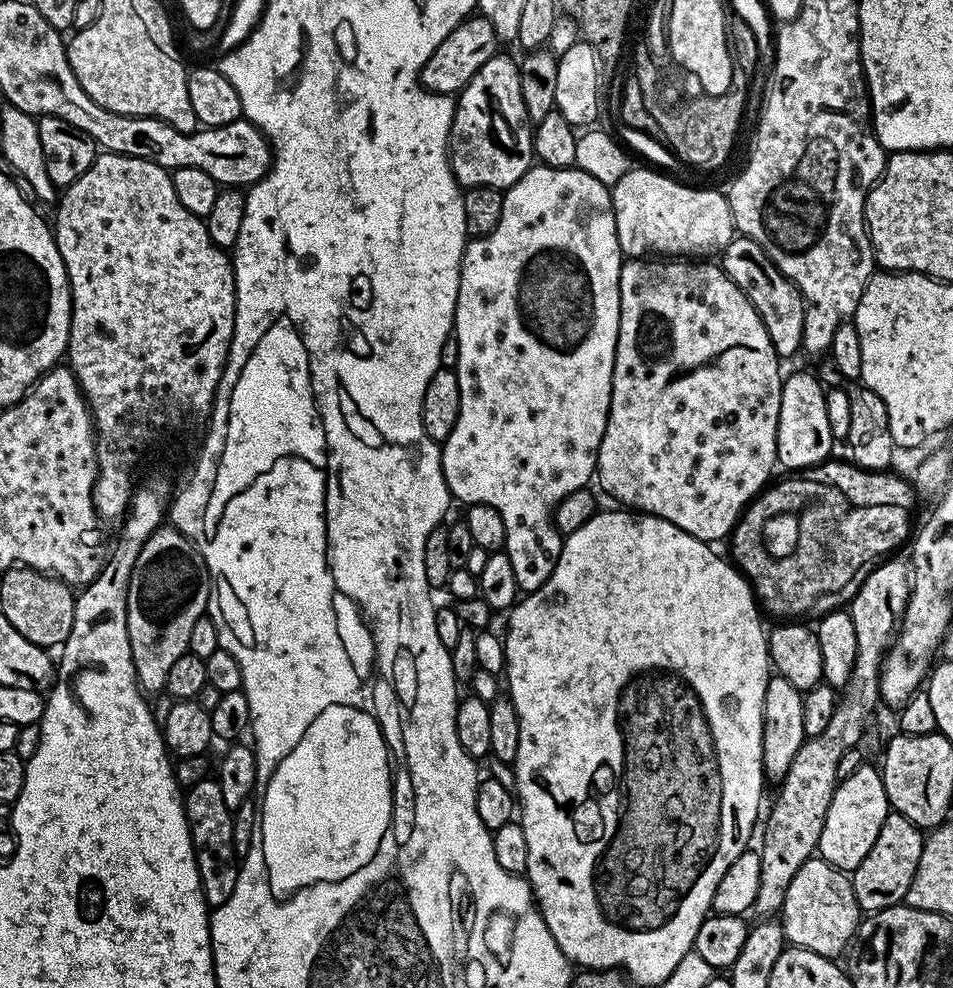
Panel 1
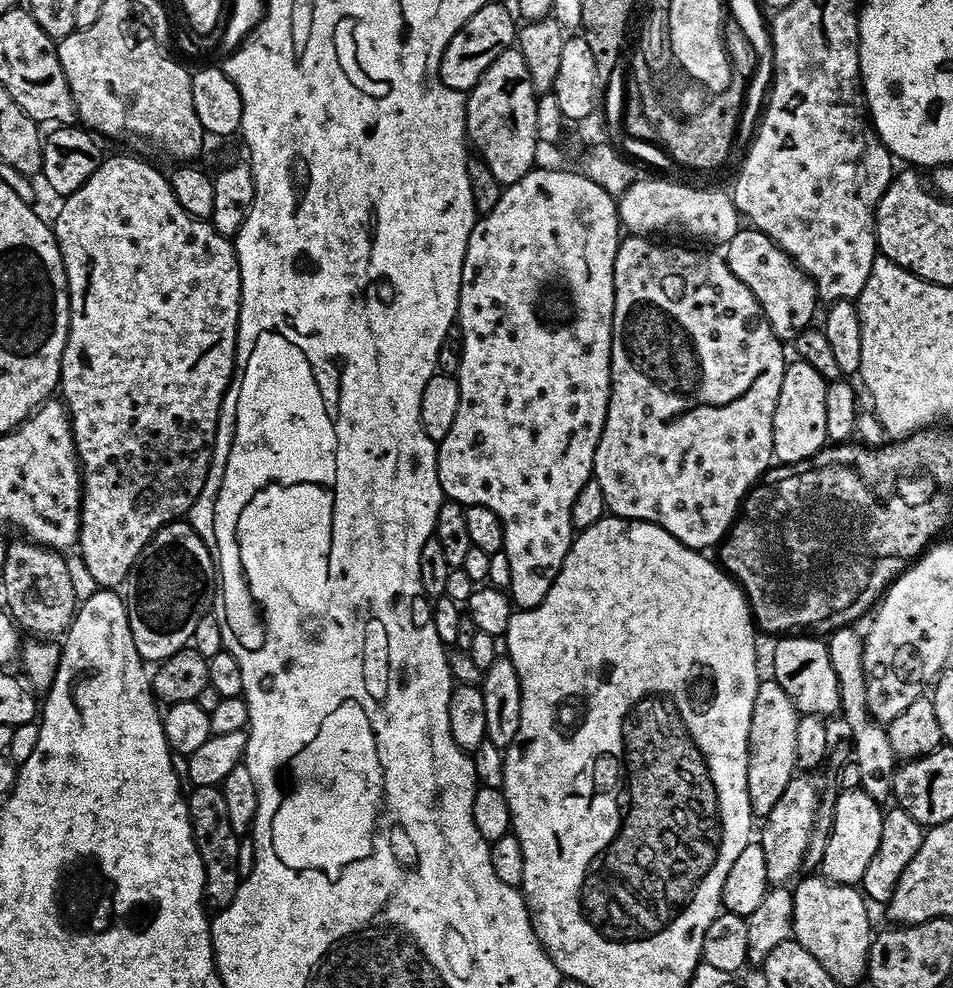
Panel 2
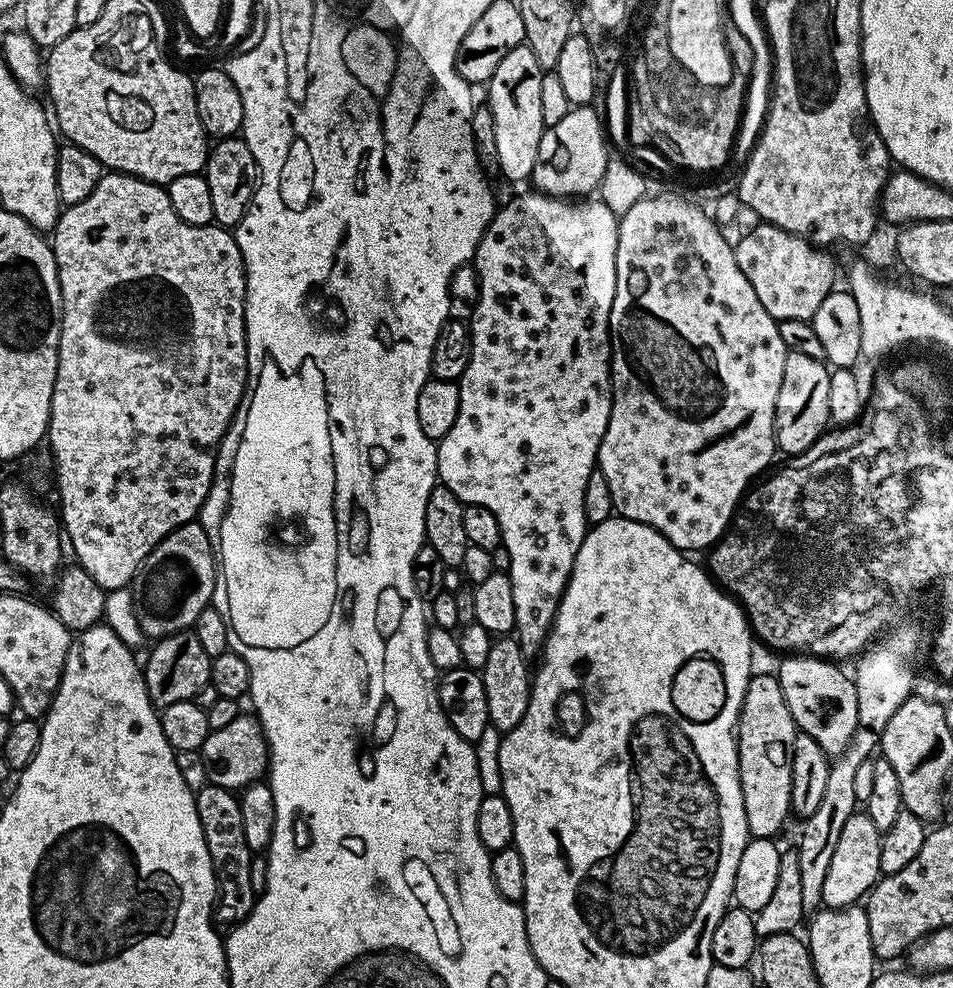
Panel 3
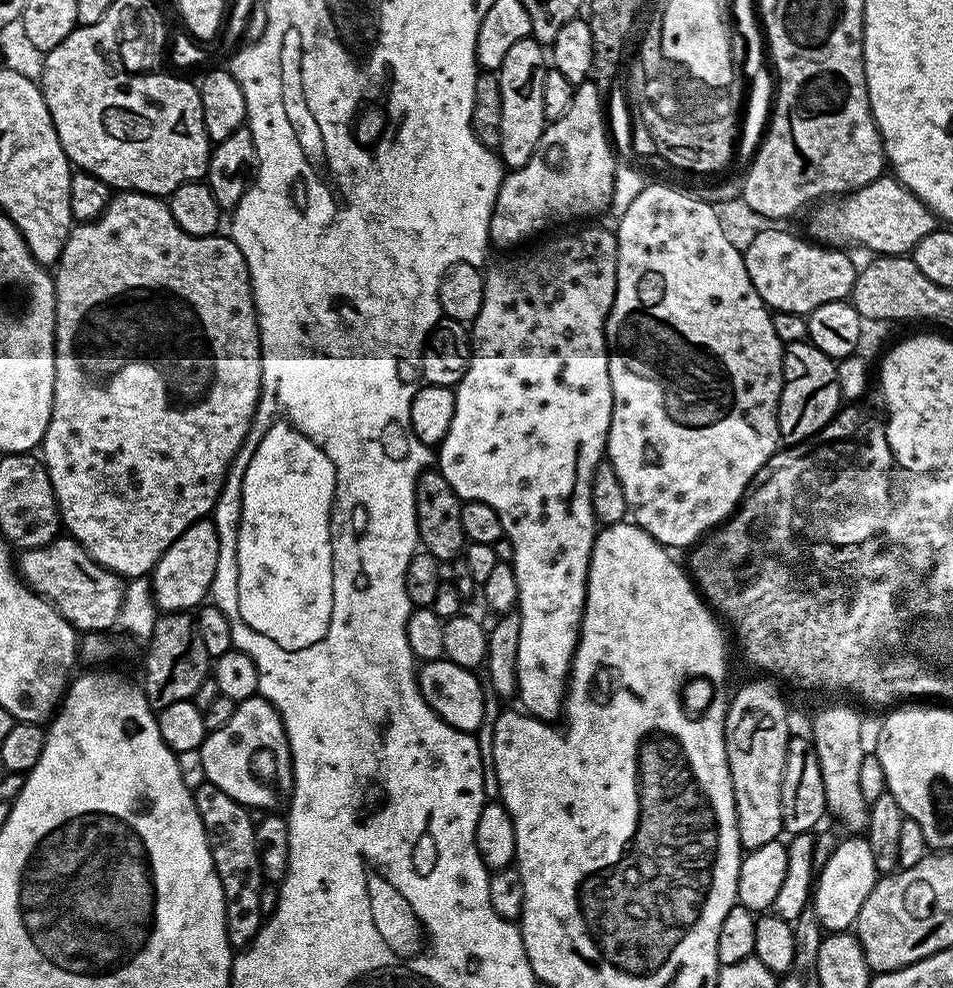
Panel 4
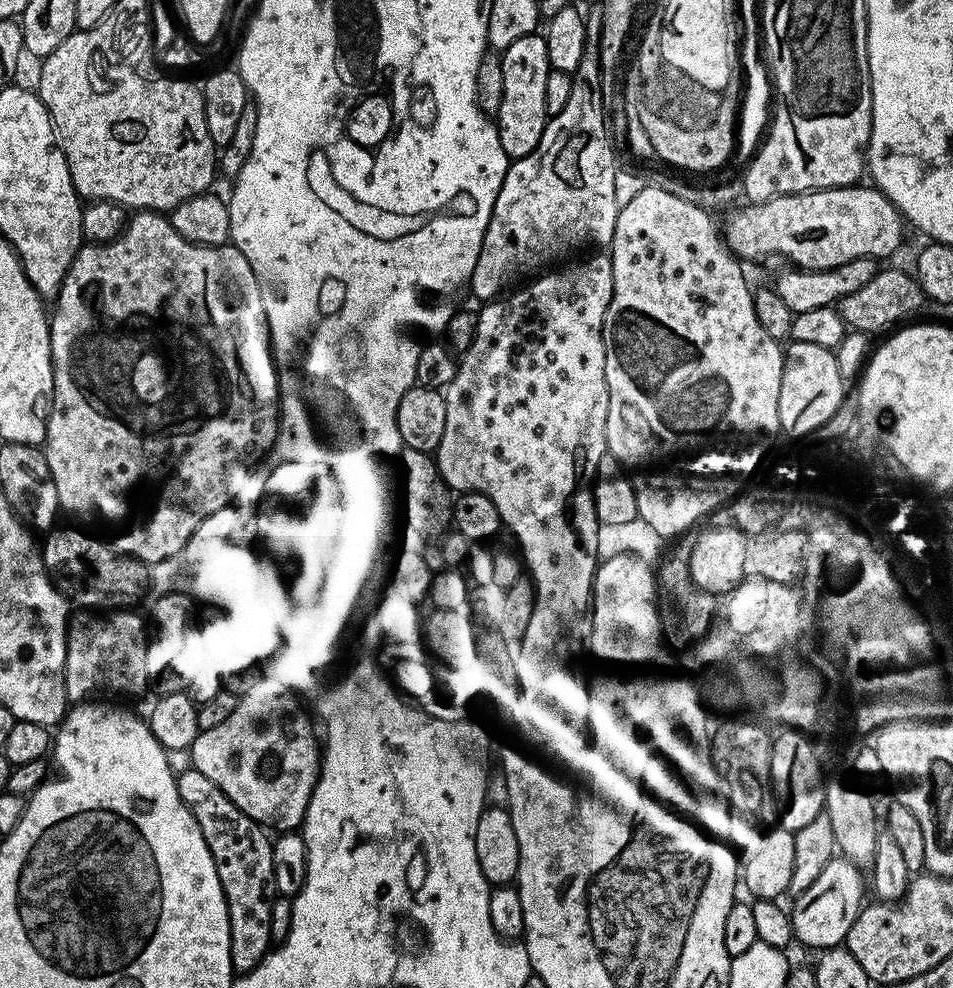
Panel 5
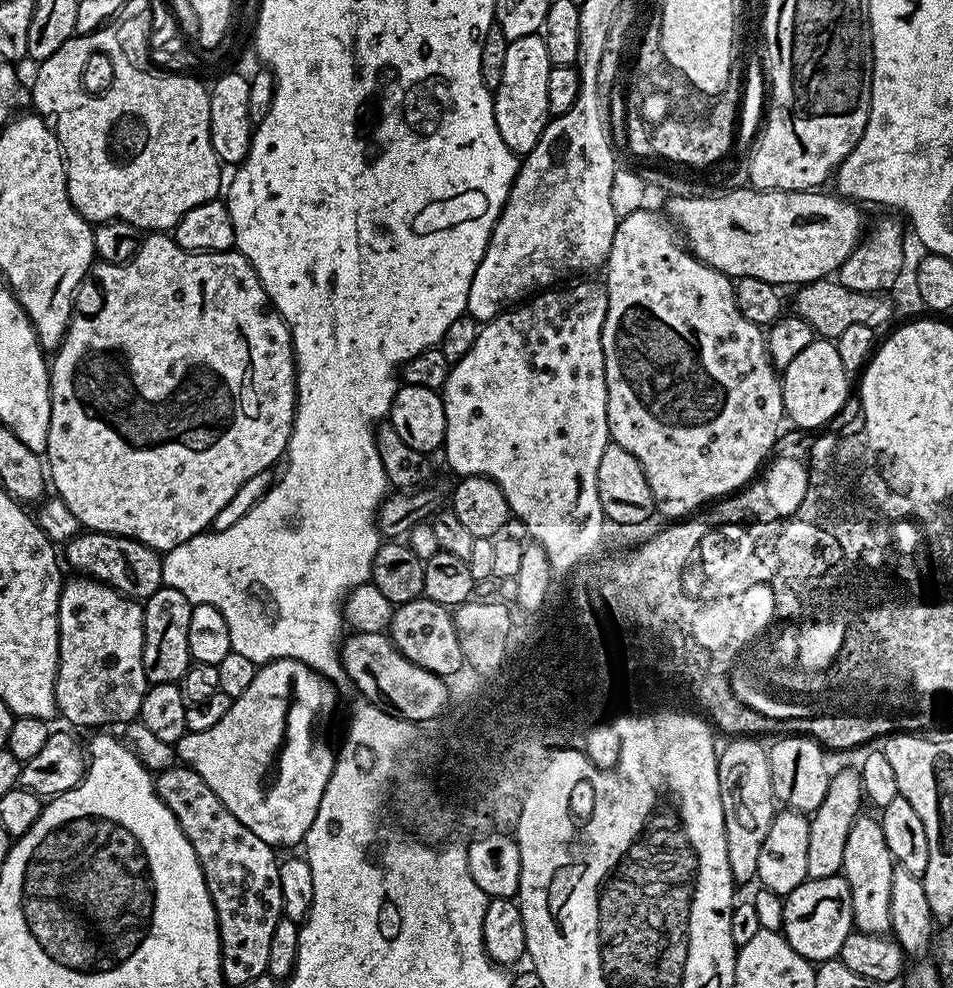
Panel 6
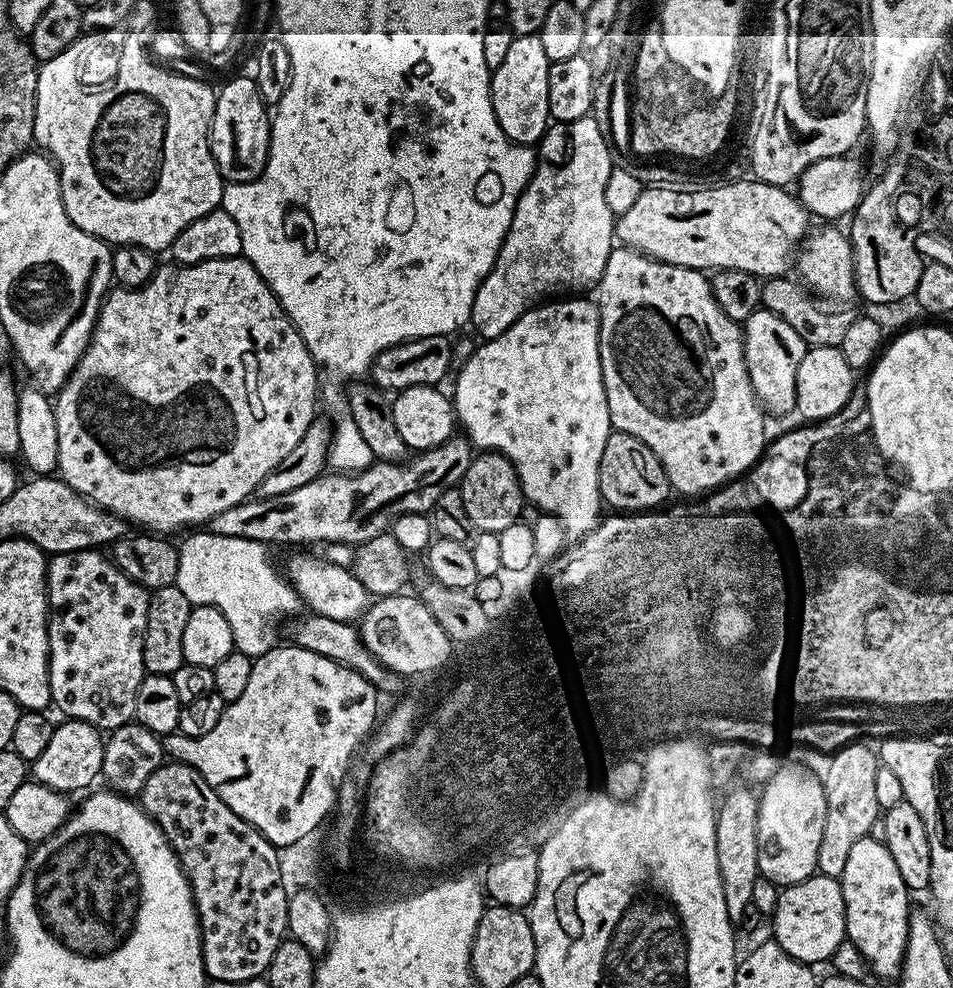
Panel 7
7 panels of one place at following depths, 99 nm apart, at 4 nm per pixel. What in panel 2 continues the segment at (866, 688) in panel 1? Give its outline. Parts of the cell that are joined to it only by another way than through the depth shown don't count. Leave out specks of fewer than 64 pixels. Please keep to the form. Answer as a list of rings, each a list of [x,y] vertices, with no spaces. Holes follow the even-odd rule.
[[[797,774],[793,776],[790,786],[786,786],[782,798],[778,798],[778,803],[775,804],[774,810],[770,810],[770,814],[763,817],[761,824],[764,825],[761,828],[759,825],[758,843],[762,846],[762,852],[766,854],[766,872],[768,874],[769,885],[787,885],[789,883],[788,879],[796,871],[801,871],[804,868],[804,855],[806,854],[806,848],[810,846],[810,834],[814,830],[814,822],[820,809],[820,797],[822,795],[822,788],[819,788],[808,776],[811,775]]]

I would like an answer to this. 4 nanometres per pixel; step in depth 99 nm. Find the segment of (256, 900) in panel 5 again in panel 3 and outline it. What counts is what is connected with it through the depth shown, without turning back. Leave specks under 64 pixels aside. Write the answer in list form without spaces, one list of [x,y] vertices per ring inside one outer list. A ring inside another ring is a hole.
[[[205,783],[205,788],[195,793],[198,822],[202,822],[202,834],[206,838],[206,850],[210,850],[210,862],[216,875],[218,903],[214,908],[217,925],[235,926],[252,913],[257,894],[250,880],[253,853],[246,846],[246,833],[242,823],[240,797],[233,789]]]

